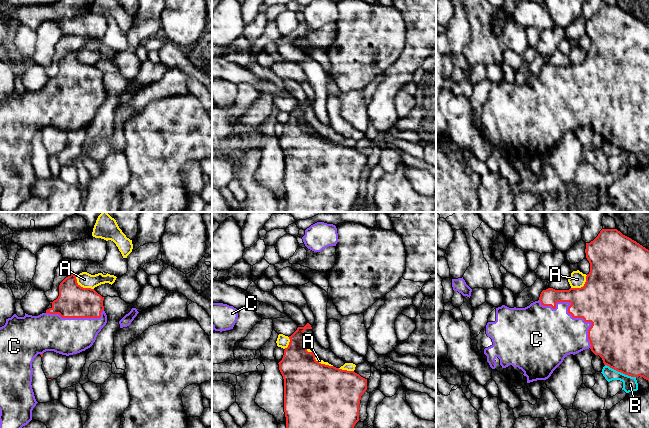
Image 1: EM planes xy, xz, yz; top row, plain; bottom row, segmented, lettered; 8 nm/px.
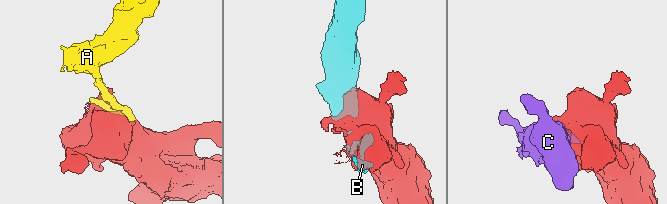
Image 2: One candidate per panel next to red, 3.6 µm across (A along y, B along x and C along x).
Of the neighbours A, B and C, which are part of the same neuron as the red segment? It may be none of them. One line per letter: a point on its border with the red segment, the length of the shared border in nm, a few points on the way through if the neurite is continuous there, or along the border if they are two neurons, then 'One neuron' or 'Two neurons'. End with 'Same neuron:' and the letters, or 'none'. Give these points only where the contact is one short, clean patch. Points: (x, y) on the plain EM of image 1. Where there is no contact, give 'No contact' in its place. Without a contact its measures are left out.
A: Touches red at xy (82, 63). Shared border 190 nm. Two neurons
B: Touches red at yz (620, 147). Shared border 260 nm. Two neurons
C: Touches red at yz (569, 89). Shared border 550 nm. One neuron
Same neuron: C

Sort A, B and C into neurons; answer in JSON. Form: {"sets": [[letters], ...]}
{"sets": [["A"], ["B"], ["C"]]}

